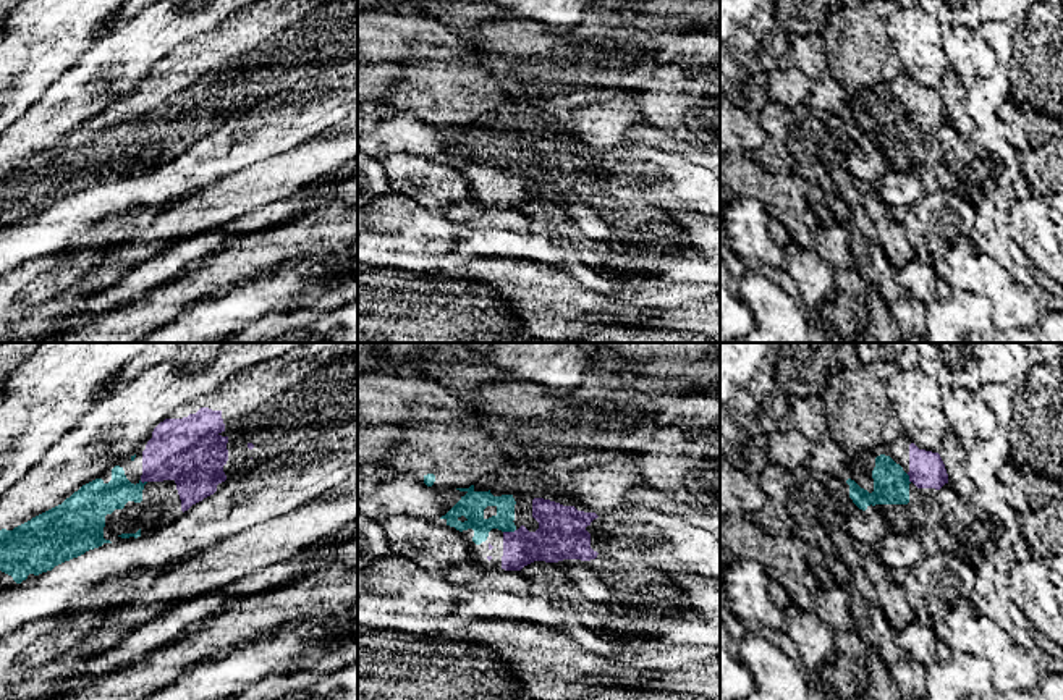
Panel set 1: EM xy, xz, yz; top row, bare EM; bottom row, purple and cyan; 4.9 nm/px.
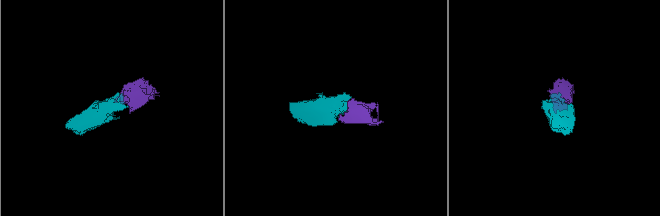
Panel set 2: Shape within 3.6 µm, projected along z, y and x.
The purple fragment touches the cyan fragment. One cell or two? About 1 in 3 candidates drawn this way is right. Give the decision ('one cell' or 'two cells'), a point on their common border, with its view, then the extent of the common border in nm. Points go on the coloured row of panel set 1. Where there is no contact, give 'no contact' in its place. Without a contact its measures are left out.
one cell; meets purple in xz at (508, 532); contact 70 nm long

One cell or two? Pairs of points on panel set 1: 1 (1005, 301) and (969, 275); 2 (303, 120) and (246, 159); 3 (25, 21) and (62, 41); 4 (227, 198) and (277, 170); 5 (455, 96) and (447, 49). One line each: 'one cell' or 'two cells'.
1: one cell
2: one cell
3: one cell
4: one cell
5: two cells

